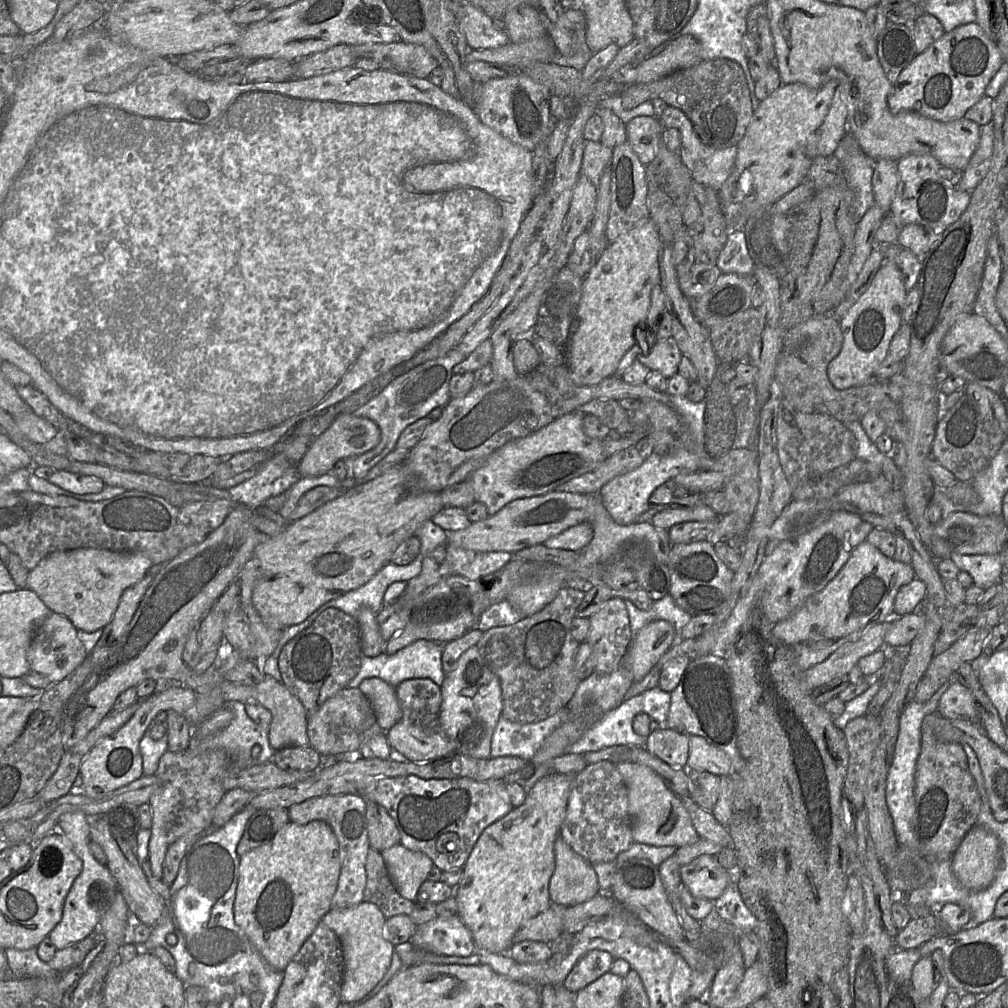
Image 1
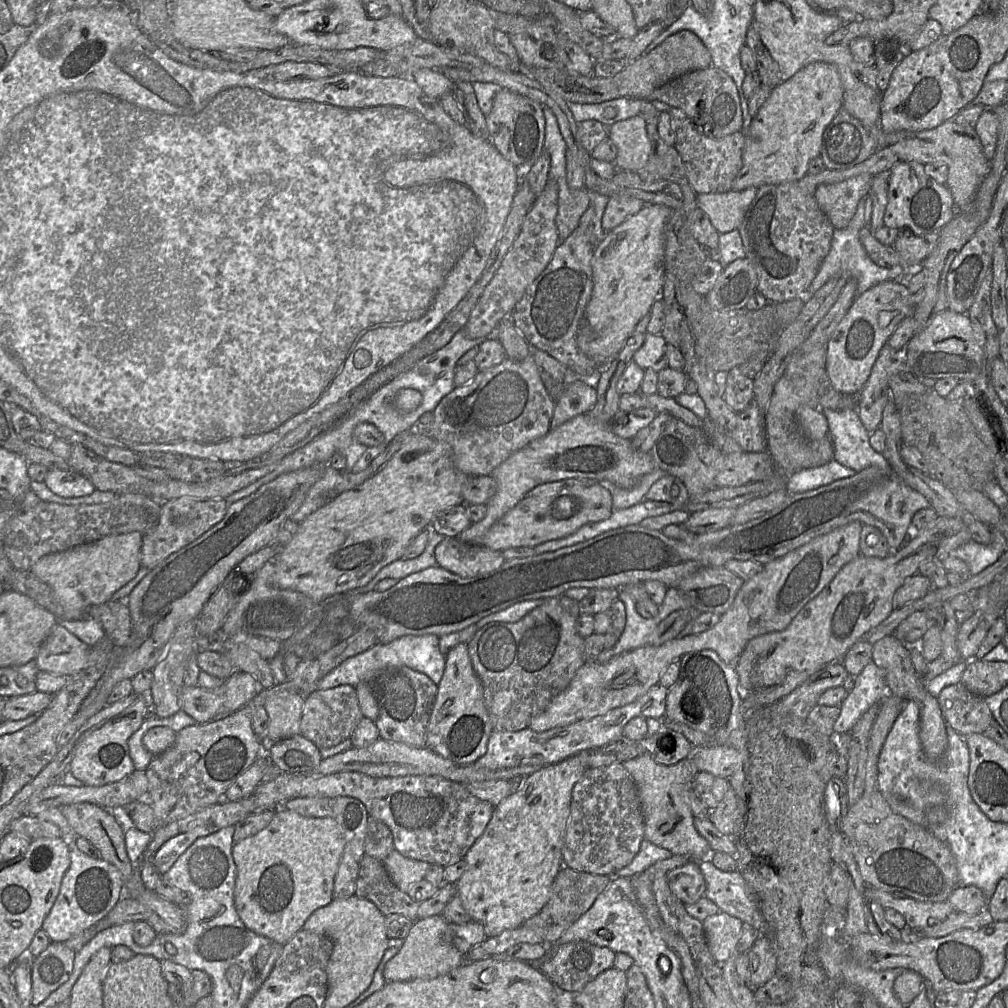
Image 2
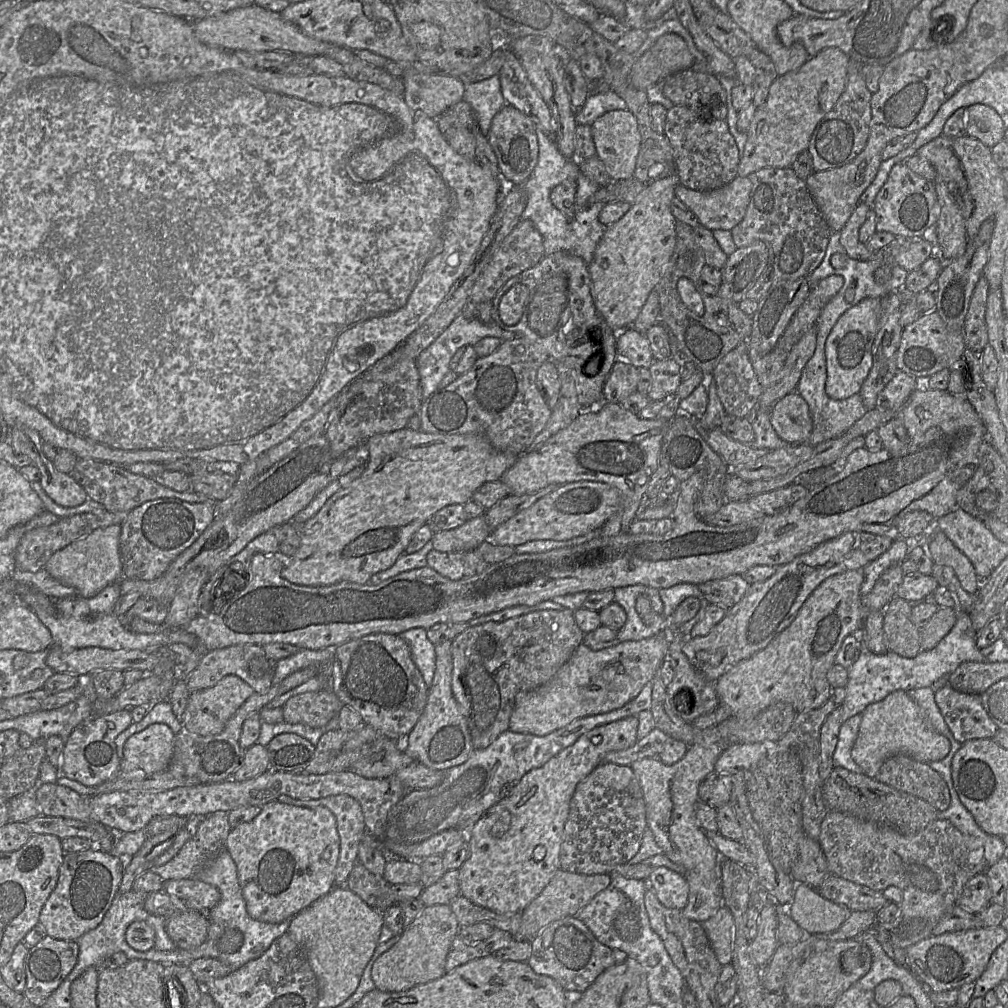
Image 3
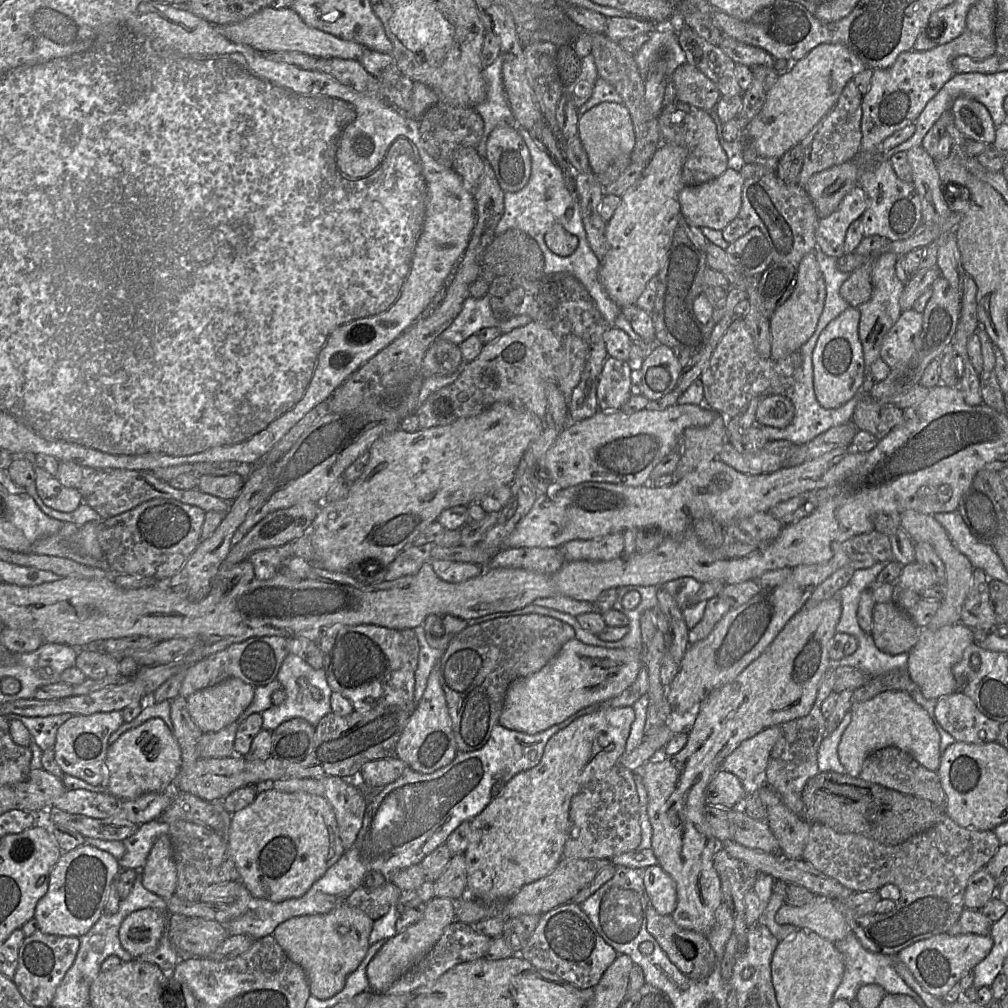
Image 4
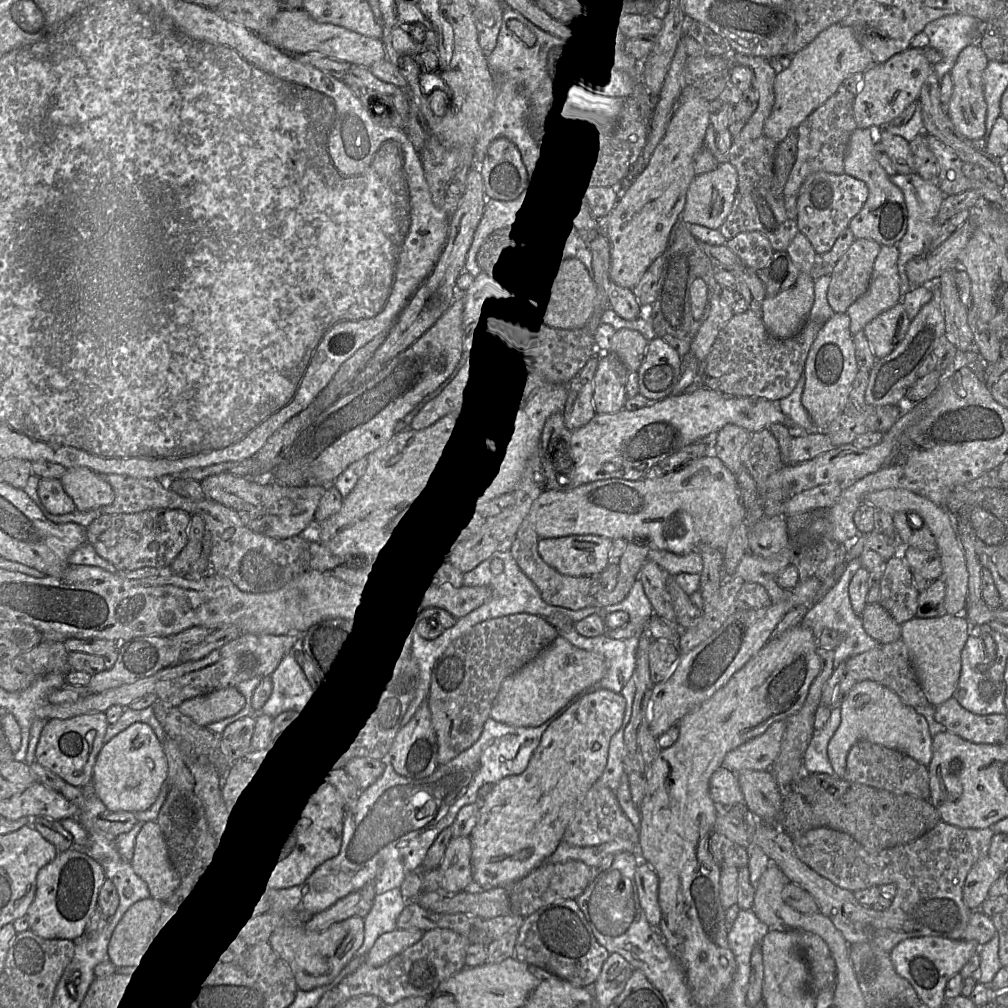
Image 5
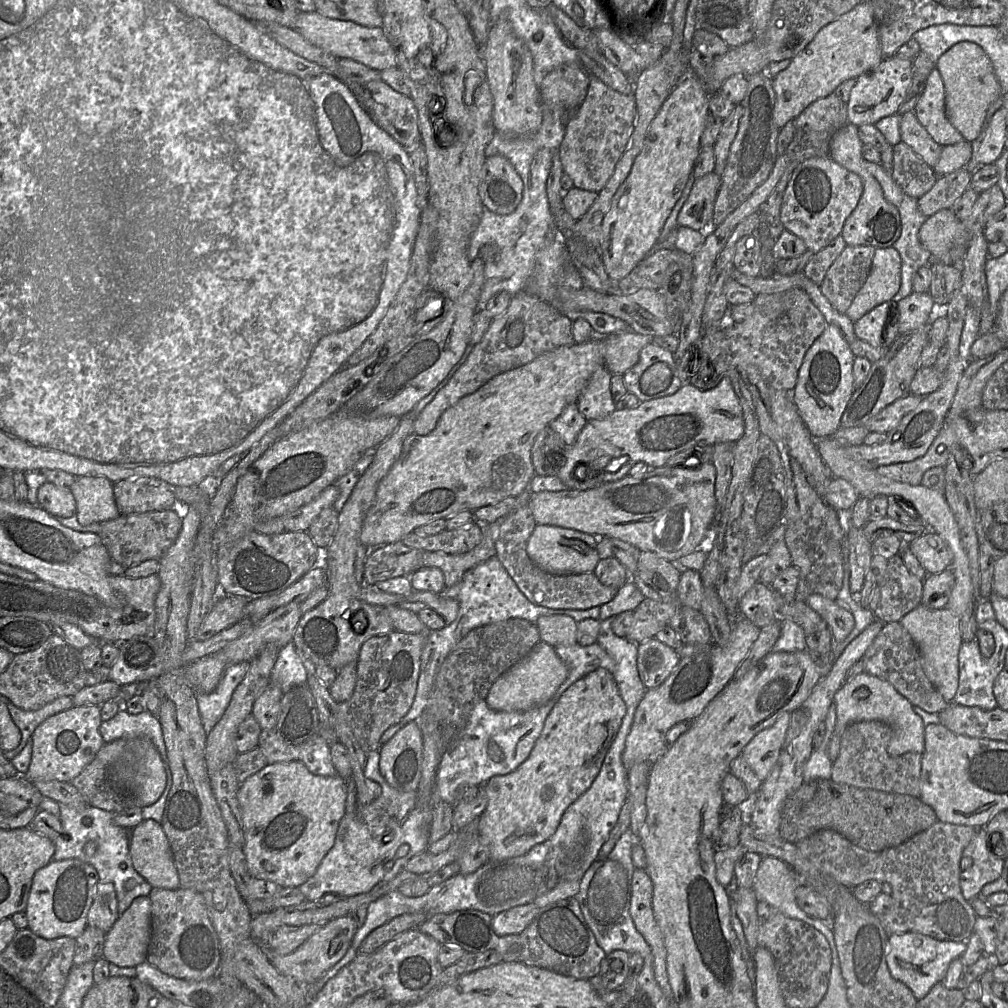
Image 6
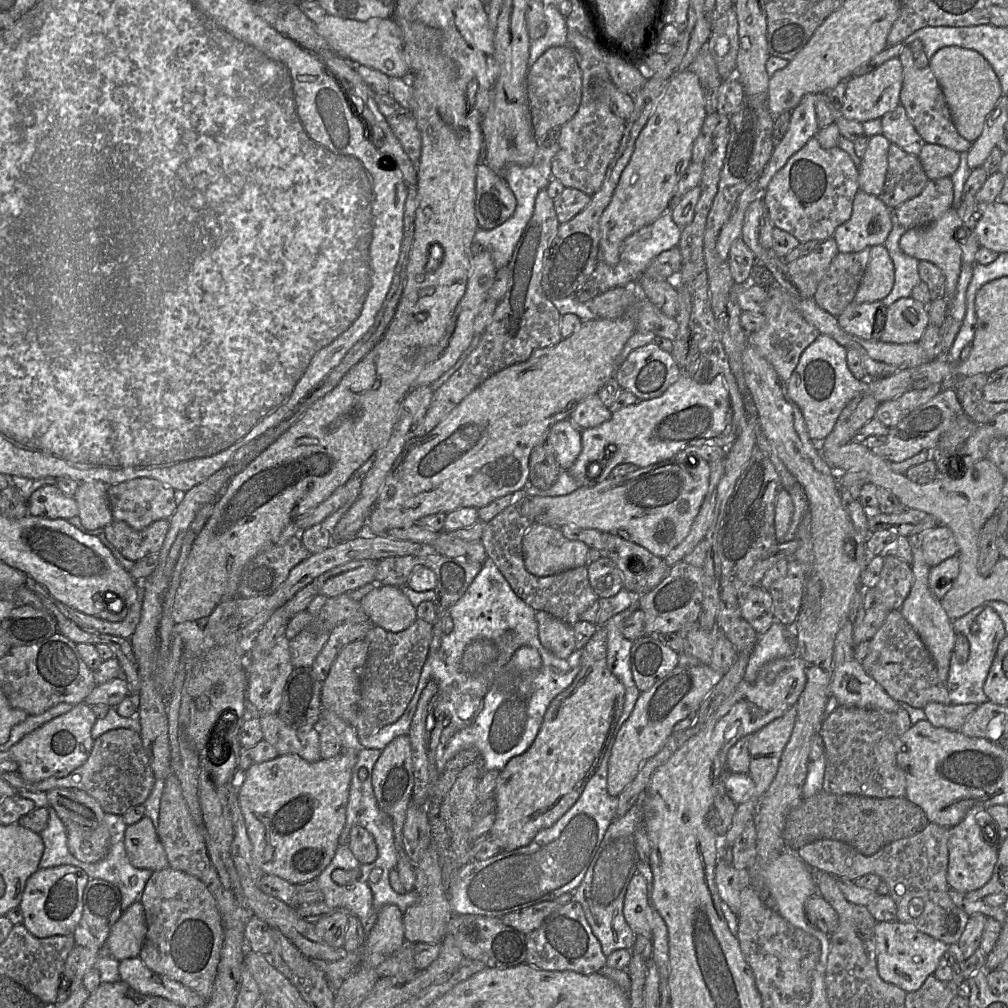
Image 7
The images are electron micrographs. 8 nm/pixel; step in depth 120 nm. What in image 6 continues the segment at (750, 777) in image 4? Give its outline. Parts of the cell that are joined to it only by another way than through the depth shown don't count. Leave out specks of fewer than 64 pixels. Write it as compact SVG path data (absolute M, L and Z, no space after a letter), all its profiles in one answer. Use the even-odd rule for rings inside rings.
M791 712L781 713L771 726L759 731L739 754L762 782L779 757L790 721Z

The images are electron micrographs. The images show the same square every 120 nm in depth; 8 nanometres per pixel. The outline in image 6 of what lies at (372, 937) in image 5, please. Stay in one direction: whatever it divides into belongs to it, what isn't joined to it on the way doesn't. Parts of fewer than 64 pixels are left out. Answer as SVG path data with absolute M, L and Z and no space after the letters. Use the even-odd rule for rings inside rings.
M387 893L368 905L367 915L363 925L355 932L345 955L323 975L323 982L327 982L336 976L342 968L358 955L358 948L361 942L371 931L389 921L388 904L389 894Z

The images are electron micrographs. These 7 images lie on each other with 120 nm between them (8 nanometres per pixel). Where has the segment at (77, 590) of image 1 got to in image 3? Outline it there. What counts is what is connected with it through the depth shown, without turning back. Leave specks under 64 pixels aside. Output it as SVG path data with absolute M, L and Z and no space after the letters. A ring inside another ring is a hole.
M120 525L96 529L85 538L55 552L43 569L63 585L73 588L78 596L92 598L107 586L123 578L119 554L120 533Z

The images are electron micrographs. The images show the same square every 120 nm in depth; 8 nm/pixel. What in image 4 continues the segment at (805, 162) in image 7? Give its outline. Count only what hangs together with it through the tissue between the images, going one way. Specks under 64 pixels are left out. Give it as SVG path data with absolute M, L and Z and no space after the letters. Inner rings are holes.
M858 184L829 216L820 218L815 232L817 248L828 256L842 257L846 232L851 223L860 218L869 205L865 190Z

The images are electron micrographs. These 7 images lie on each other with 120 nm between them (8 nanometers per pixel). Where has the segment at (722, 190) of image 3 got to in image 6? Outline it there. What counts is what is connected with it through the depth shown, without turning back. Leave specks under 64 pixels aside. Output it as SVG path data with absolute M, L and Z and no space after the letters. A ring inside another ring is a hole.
M710 172L693 184L678 217L678 225L704 231L711 226L714 203L721 184L721 176Z

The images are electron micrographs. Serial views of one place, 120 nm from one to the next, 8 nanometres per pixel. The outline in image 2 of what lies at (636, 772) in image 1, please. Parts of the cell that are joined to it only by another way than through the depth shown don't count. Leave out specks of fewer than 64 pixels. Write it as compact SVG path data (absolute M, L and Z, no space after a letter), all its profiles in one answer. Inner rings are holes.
M644 753L622 764L638 791L644 817L644 838L658 847L669 850L673 855L689 856L694 861L709 858L712 853L710 845L697 831L694 815L687 804L687 791L699 772L691 756L675 765L666 766Z

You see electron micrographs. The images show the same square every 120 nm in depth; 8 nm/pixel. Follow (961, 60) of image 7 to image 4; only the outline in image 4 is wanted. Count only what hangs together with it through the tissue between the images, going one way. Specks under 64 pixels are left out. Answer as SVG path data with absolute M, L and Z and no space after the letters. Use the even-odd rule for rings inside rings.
M959 96L953 101L951 112L957 129L967 139L993 144L996 126L984 104L972 98Z

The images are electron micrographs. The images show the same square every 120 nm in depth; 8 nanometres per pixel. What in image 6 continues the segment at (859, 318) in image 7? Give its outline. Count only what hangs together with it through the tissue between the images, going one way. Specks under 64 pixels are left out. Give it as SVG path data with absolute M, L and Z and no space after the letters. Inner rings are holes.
M890 300L879 304L854 322L854 332L859 339L872 346L889 347L899 336L896 322L896 302Z

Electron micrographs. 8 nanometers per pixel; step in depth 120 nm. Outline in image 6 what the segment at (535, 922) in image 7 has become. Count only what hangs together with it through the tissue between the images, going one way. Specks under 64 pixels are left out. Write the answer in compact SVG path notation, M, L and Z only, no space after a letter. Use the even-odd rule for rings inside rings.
M536 904L516 906L492 916L492 928L499 936L520 934L539 913Z

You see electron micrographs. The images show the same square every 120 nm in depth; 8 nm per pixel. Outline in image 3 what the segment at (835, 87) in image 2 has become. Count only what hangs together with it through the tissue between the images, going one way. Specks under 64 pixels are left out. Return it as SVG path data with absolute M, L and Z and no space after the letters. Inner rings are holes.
M826 48L798 69L780 75L769 88L768 97L757 110L746 131L747 141L738 175L747 177L762 168L790 168L796 156L807 150L818 123L834 107L846 87L851 59L840 49Z

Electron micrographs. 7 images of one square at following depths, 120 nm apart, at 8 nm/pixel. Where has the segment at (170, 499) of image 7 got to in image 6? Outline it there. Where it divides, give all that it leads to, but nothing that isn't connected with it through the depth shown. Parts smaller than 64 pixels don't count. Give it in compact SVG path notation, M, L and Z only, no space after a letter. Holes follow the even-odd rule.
M151 477L131 478L113 484L120 515L143 514L179 508L174 487Z

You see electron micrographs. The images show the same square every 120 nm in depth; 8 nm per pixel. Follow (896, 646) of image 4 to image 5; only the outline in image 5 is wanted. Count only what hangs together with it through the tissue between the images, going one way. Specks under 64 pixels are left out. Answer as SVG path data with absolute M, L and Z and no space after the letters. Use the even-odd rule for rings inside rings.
M880 603L867 604L861 619L865 631L879 644L901 639L901 624L898 624Z

